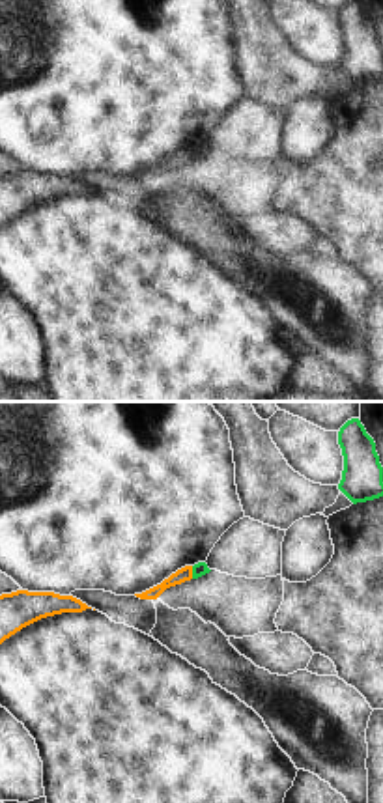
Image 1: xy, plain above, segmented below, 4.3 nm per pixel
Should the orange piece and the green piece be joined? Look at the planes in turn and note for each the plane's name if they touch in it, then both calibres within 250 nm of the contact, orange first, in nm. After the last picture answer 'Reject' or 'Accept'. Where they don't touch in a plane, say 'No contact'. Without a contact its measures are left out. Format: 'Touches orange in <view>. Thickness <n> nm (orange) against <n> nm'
Touches orange in xy. Thickness 60 nm (orange) against 60 nm.

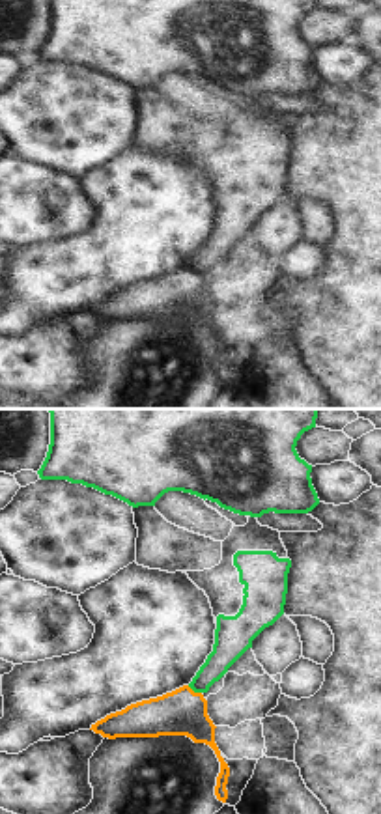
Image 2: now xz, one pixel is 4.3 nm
Touches orange in xz. Thickness 200 nm (orange) against 130 nm.

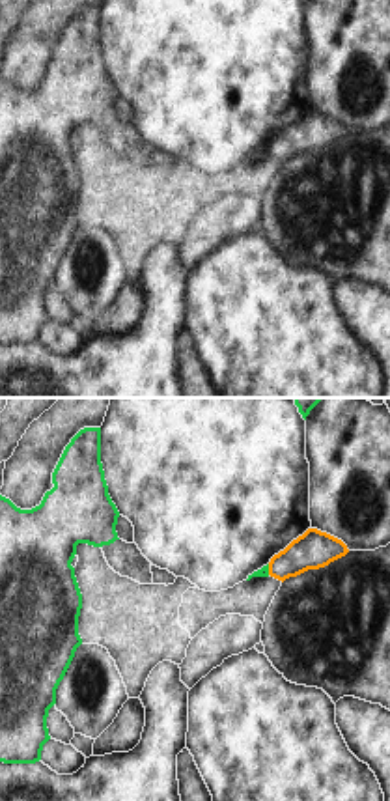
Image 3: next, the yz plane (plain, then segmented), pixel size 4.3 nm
Touches orange in yz. Thickness 170 nm (orange) against 50 nm.

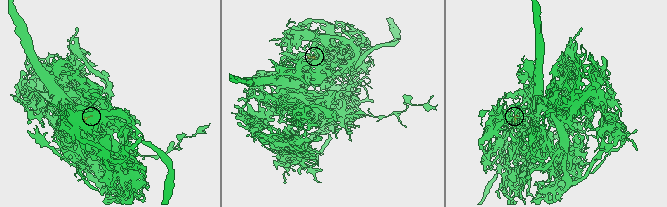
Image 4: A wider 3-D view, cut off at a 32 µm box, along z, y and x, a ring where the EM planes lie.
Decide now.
Reject.

